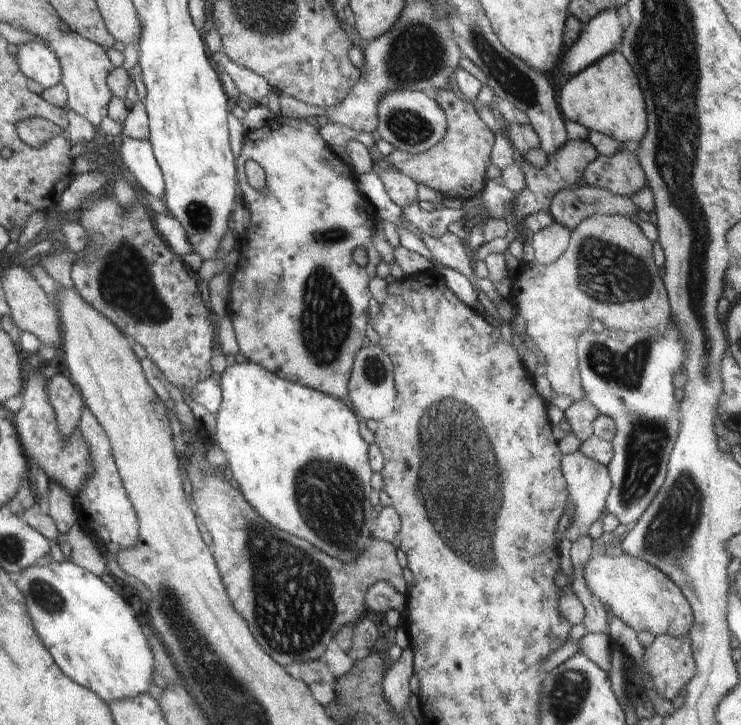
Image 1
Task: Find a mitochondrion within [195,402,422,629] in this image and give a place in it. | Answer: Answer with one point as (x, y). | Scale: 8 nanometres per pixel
(323, 487)

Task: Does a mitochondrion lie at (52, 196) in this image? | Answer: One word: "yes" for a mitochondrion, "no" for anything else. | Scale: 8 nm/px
no

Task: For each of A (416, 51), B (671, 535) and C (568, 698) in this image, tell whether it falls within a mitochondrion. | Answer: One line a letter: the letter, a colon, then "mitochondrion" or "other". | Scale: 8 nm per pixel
A: mitochondrion
B: mitochondrion
C: mitochondrion

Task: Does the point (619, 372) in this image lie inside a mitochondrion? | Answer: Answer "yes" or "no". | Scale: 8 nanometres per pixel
yes

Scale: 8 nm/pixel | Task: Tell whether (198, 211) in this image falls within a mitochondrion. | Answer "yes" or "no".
yes

